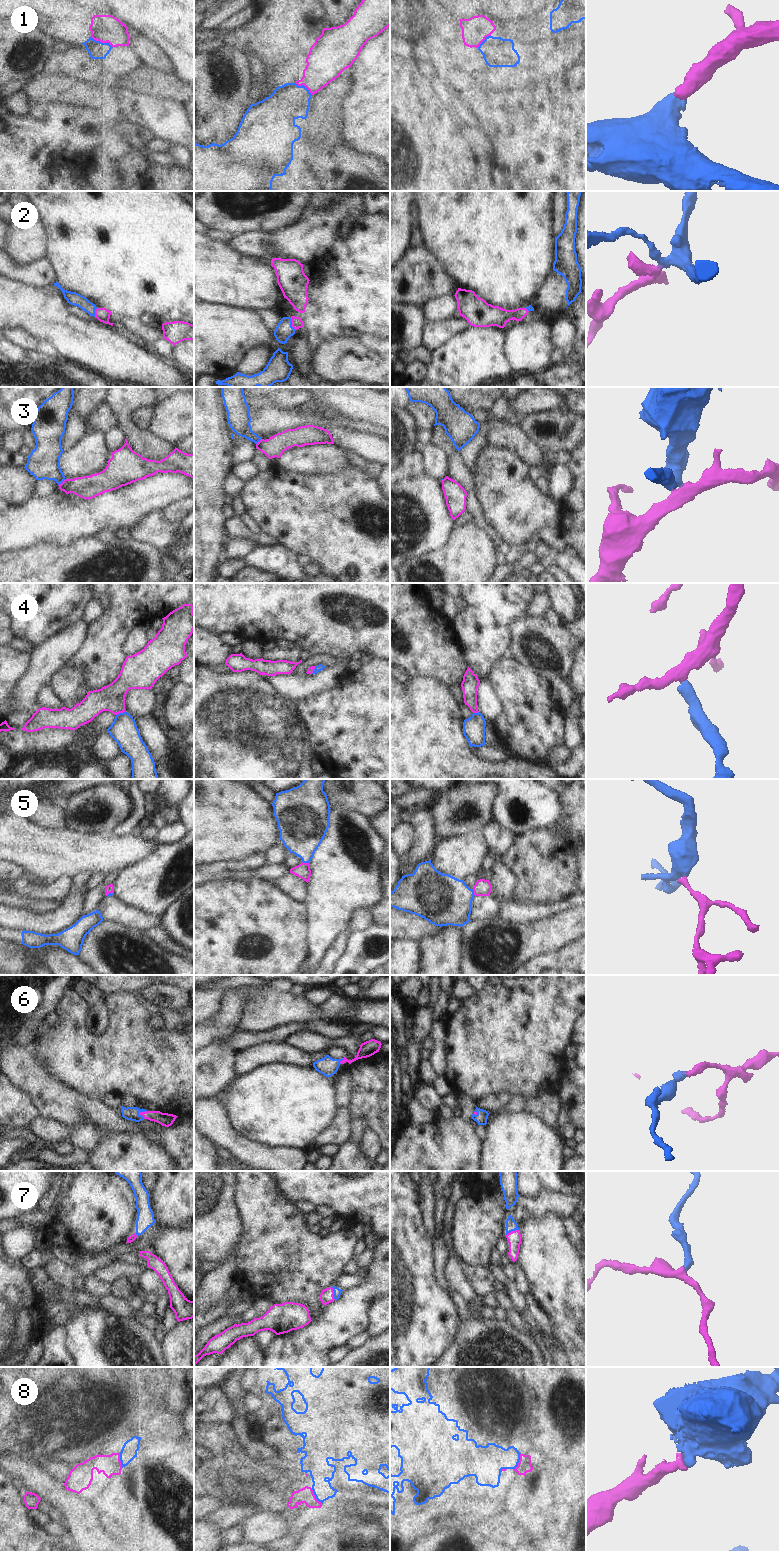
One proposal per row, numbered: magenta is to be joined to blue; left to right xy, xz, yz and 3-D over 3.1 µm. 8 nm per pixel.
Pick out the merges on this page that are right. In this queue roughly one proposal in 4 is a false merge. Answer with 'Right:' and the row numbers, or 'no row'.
Right: 1, 2, 4, 5, 6, 7, 8

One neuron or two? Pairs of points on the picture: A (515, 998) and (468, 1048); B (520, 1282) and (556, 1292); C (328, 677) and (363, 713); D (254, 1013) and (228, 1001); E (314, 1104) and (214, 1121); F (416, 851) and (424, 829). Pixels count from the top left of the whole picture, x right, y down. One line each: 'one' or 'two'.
A: one
B: two
C: two
D: two
E: two
F: one

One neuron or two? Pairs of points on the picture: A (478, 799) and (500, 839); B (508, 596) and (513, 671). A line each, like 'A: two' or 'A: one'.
A: two
B: two

